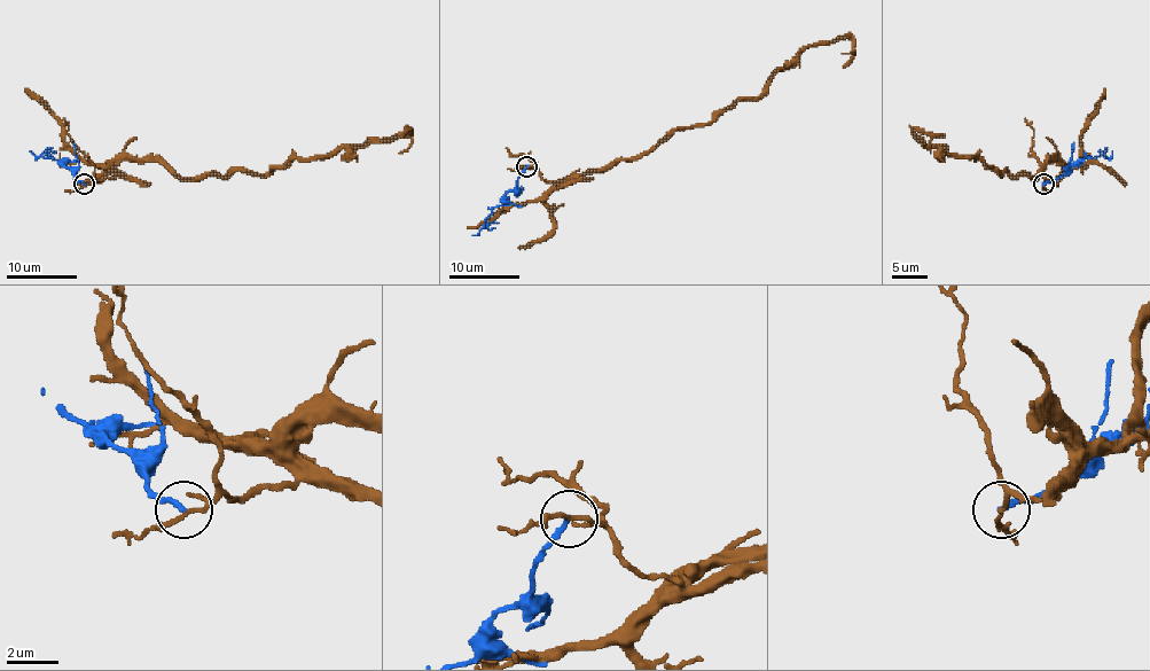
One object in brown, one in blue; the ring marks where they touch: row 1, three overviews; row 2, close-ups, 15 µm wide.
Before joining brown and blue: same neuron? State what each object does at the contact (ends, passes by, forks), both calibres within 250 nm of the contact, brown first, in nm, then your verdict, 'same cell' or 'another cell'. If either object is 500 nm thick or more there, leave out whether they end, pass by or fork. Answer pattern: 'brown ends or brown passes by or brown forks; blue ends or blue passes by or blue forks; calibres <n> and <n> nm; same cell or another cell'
brown passes by; blue ends; calibres 170 and 200 nm; another cell

